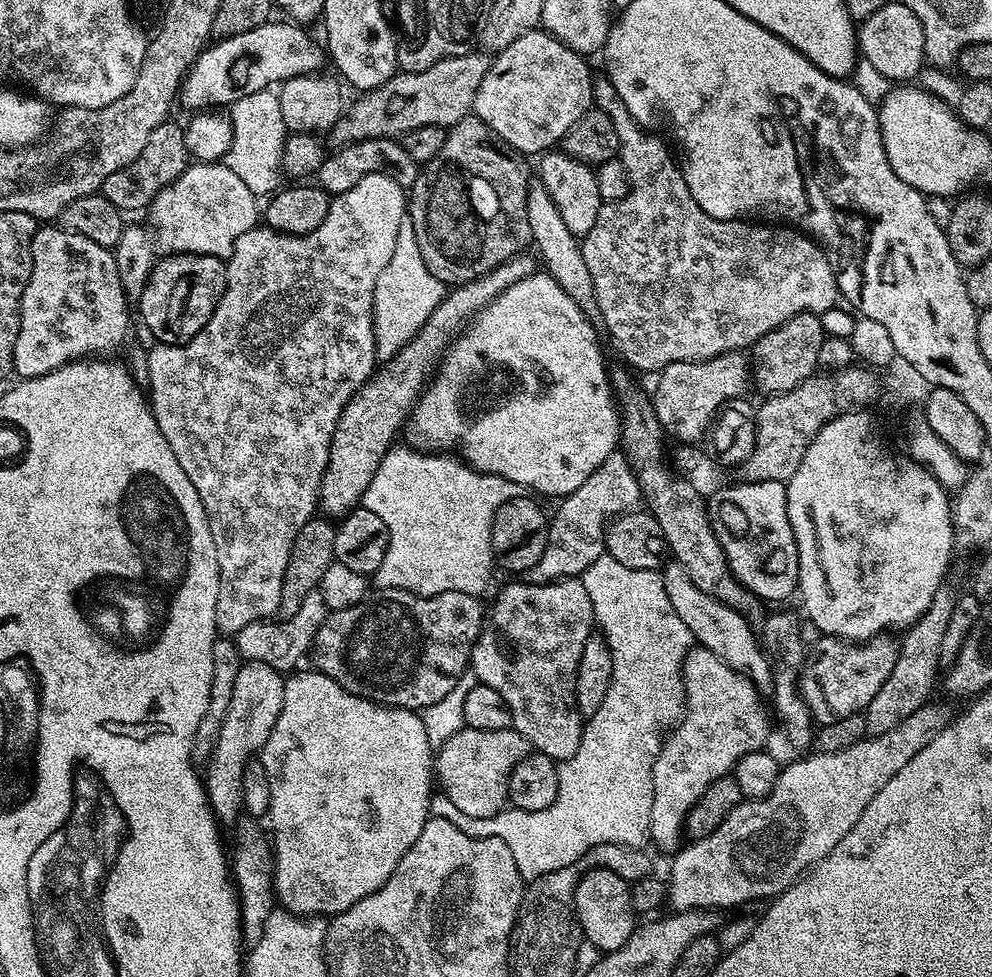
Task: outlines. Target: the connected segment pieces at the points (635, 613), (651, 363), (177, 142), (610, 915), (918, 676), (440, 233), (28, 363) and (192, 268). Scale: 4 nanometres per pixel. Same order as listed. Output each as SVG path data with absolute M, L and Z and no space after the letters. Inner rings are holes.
M605 554L584 572L582 579L586 594L590 594L595 627L608 643L610 658L620 660L620 676L610 678L610 690L606 690L602 706L587 717L578 750L574 750L572 757L559 765L558 798L554 798L546 810L531 812L508 806L492 818L469 820L462 810L458 810L458 806L454 806L454 802L450 802L450 798L442 794L432 797L432 816L454 822L458 830L471 836L496 836L506 842L506 846L510 846L510 854L514 854L514 866L518 866L518 874L526 882L554 870L562 870L562 866L570 866L570 862L578 862L586 850L599 844L644 848L649 843L650 806L654 802L654 762L660 756L666 733L680 723L686 707L684 660L694 641L682 618L674 614L670 598L666 598L666 586L660 572L627 568L613 556Z
M600 78L593 83L592 98L595 107L599 111L605 112L610 118L610 122L614 122L614 130L618 130L618 142L620 143L618 159L628 175L628 193L620 201L601 203L600 213L594 222L594 230L590 230L590 234L586 234L582 238L582 247L586 258L586 270L590 270L590 282L594 282L596 310L599 319L604 319L609 334L616 339L616 344L620 347L621 354L624 355L625 361L623 360L623 363L629 369L635 370L637 373L652 372L651 374L656 374L661 368L670 366L674 362L709 360L727 352L748 350L758 338L762 338L762 334L782 326L782 322L786 322L798 314L803 312L819 314L837 307L838 301L841 299L840 287L836 285L834 270L830 266L826 254L815 240L791 226L769 226L764 222L749 222L747 220L715 220L705 212L698 214L696 220L694 218L688 218L688 220L678 218L678 216L692 216L694 212L698 212L698 206L697 208L690 206L692 196L690 186L686 186L686 178L682 178L680 165L673 149L657 133L642 128L638 122L634 122L634 118L630 118L630 110L626 110L626 106L622 106L614 86L608 79Z
M169 118L164 123L154 126L154 134L150 134L150 139L146 146L142 146L142 151L134 162L122 166L122 170L114 170L106 182L102 182L99 195L105 196L121 214L136 212L139 208L147 209L152 203L152 199L159 194L163 188L170 186L183 172L188 169L190 163L190 153L186 146L184 128L176 125L175 119Z
M595 868L581 878L576 887L576 921L580 924L583 939L588 940L594 947L600 948L601 953L618 950L630 938L630 934L638 927L638 914L632 909L632 889L629 881L618 878L614 870Z
M948 582L941 584L928 609L903 633L904 641L902 639L899 641L894 670L890 670L890 678L882 682L878 694L870 698L862 713L867 735L877 736L886 734L886 730L894 730L894 726L898 726L902 718L910 718L914 710L929 703L931 696L928 695L931 694L932 687L935 684L937 687L938 684L938 673L942 668L940 662L942 641L946 634L946 626L950 622L950 614L954 614L958 595L957 589L952 589L950 584Z
M474 114L453 124L447 133L442 150L438 150L432 161L419 169L410 189L410 203L406 212L414 226L418 250L422 250L426 270L430 270L430 274L446 286L457 286L486 275L500 263L523 253L532 244L530 218L526 218L530 177L528 164L524 161L527 159L500 141L494 130L490 130L490 126L486 126L486 122Z
M59 226L37 227L32 243L32 269L30 282L22 294L20 303L20 329L14 342L12 367L20 380L38 378L50 374L73 360L104 358L116 354L128 340L128 327L132 316L128 313L129 293L122 290L122 278L118 274L113 249L98 246L82 234L74 234Z
M178 252L157 259L146 286L138 294L140 316L144 319L149 334L153 336L151 339L161 344L185 344L197 336L222 298L227 273L225 261L217 256L203 256L201 252Z

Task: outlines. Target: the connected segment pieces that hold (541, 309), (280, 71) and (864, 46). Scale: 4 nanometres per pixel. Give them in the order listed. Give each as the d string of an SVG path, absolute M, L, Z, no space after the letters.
M537 270L532 276L514 282L469 320L463 331L449 345L423 392L415 400L410 415L410 428L412 426L417 440L415 443L424 450L455 453L469 468L501 476L520 485L521 489L533 488L544 496L563 498L578 490L578 486L582 486L582 482L586 482L586 478L590 478L590 474L594 474L594 470L598 470L598 466L602 466L602 462L606 462L608 455L617 451L620 444L620 413L612 391L610 368L609 365L604 365L604 356L600 353L600 344L596 341L592 323L589 316L573 302L570 294L566 294L566 290L562 290L562 286L558 286L558 282L554 282L554 278L547 272Z
M269 22L254 26L242 34L225 36L209 43L192 63L180 86L179 103L192 110L216 110L225 104L231 106L250 94L258 94L295 76L319 73L326 64L326 52L308 37L307 27L296 22L275 24Z
M890 2L882 6L882 10L870 14L870 18L859 21L856 42L859 55L889 82L915 81L920 69L925 67L926 34L922 22L918 22L918 14L914 14L910 6L902 6L899 2Z

